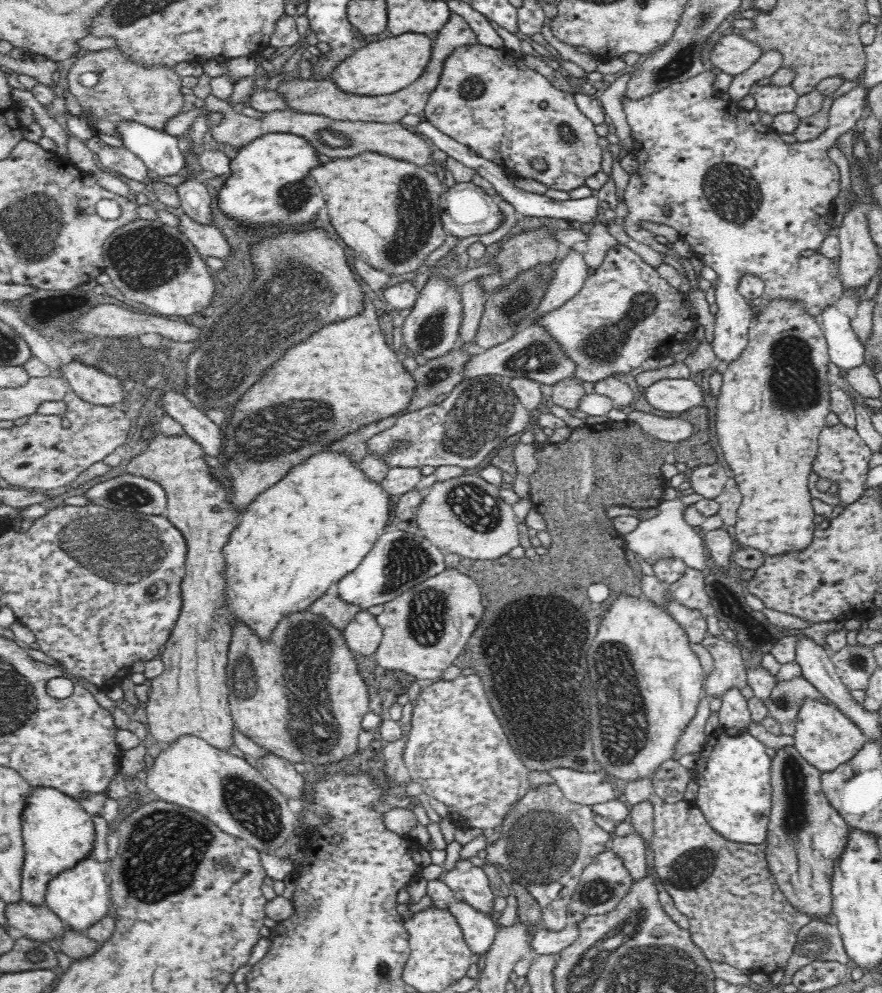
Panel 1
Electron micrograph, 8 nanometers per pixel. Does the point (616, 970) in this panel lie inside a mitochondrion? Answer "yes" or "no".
yes

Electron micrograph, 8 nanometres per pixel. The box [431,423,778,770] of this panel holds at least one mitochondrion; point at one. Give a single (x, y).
(541, 725)

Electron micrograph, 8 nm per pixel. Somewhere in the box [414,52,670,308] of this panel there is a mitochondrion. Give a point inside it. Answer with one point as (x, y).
(472, 87)

